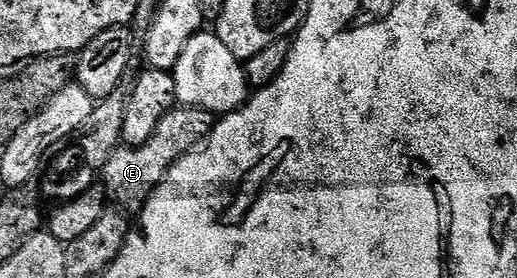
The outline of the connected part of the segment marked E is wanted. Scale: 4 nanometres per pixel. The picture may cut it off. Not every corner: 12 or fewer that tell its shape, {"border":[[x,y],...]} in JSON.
{"border":[[179,105],[139,146],[101,167],[106,197],[141,211],[163,176],[216,121]]}

